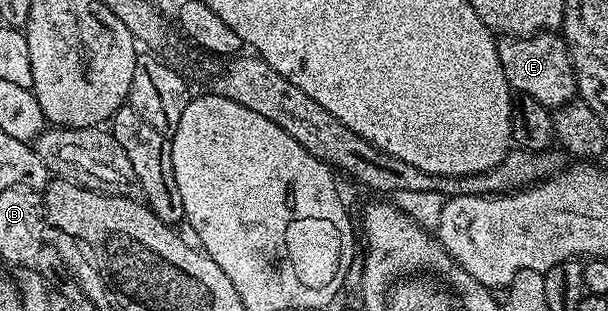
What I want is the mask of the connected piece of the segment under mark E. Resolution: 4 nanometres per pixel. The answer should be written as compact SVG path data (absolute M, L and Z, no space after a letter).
M554 31L538 32L536 36L503 36L498 41L499 57L501 58L501 70L505 70L505 78L509 86L520 96L537 98L541 106L552 110L559 108L563 104L570 104L576 99L577 89L575 86L575 68L571 64L571 55L567 49L562 35Z

